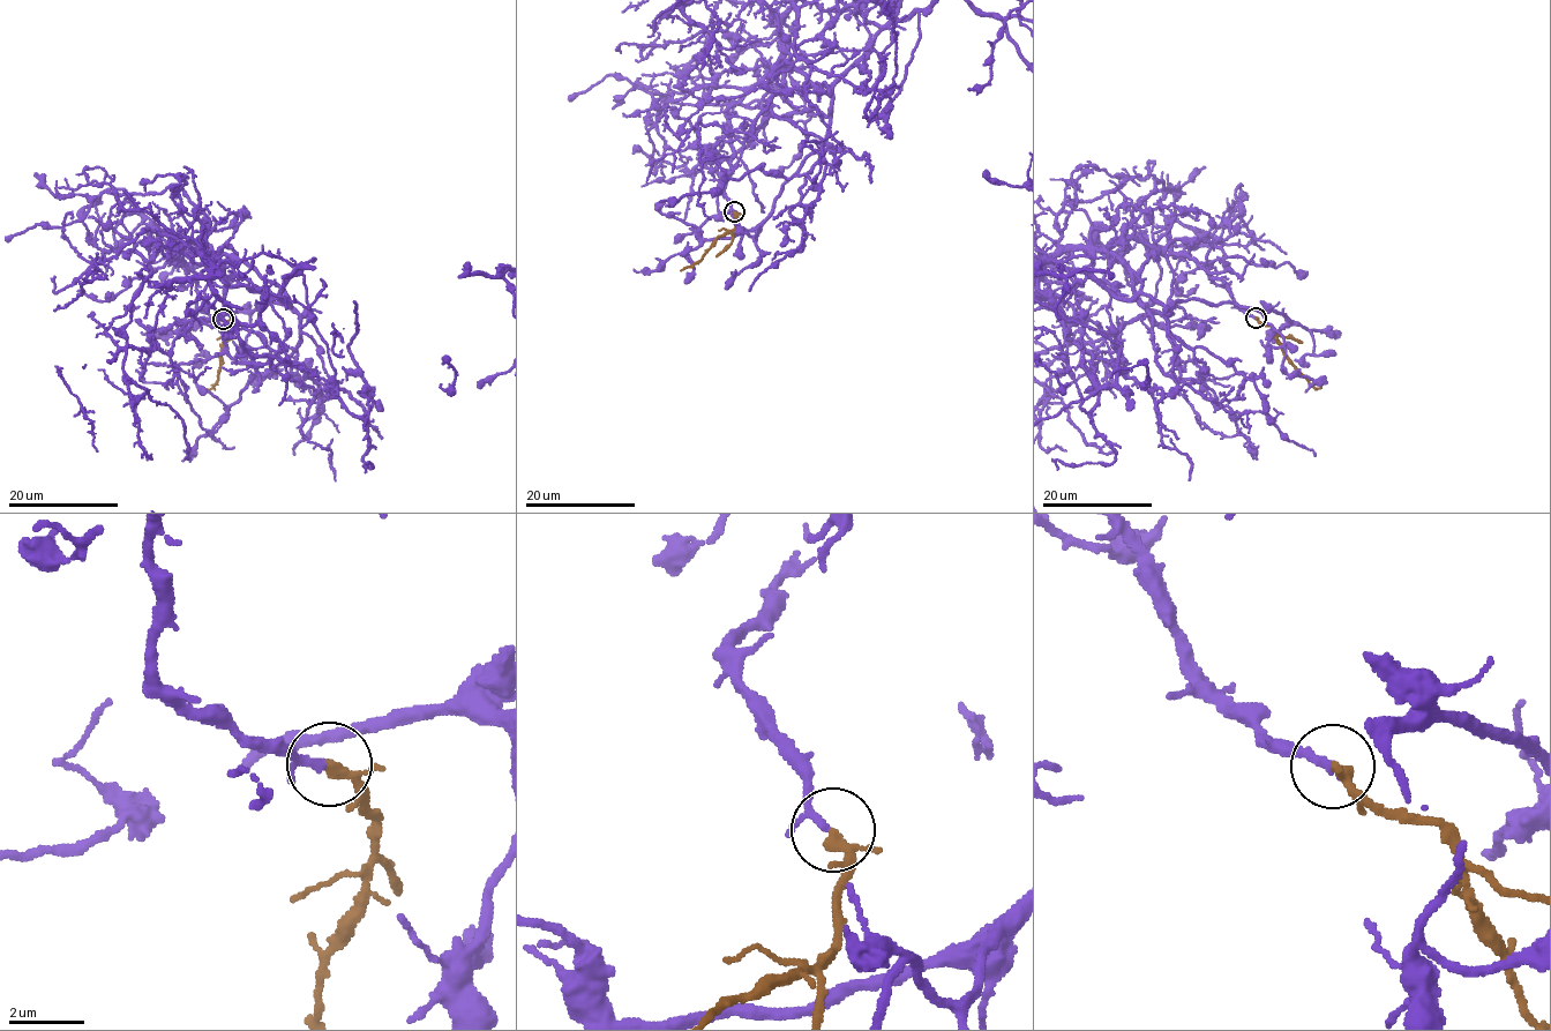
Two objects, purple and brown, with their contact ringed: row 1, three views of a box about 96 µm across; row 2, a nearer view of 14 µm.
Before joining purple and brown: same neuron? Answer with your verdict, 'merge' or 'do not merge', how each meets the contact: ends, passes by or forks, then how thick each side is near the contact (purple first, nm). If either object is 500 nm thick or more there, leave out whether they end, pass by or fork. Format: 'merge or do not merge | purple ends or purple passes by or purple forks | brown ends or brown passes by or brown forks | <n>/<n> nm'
merge | purple passes by | brown passes by | 160/240 nm

